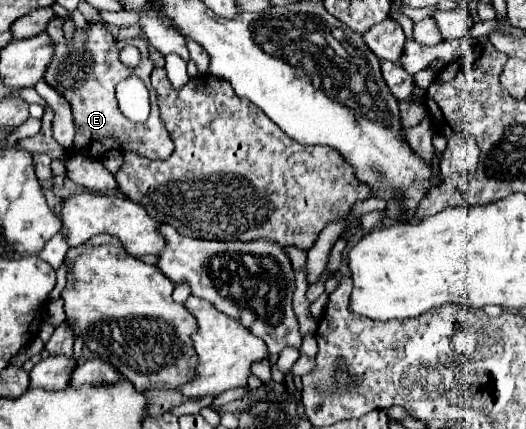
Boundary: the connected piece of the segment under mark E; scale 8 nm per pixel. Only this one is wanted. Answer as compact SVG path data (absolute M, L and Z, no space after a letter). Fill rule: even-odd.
M62 18L52 20L52 24L48 24L46 32L52 36L52 42L56 44L56 56L54 56L52 64L48 66L44 80L52 88L62 92L72 106L72 114L74 114L74 122L76 122L74 152L86 154L88 158L96 158L96 160L104 158L102 154L106 154L110 150L120 150L120 152L134 150L142 156L148 156L150 160L168 158L174 148L172 148L170 134L168 134L168 130L164 130L164 124L160 120L156 90L150 84L150 72L152 72L154 64L148 60L148 44L142 38L128 38L124 42L118 42L116 38L112 38L112 34L102 24L94 24L86 32L76 30L74 40L66 42L62 36ZM126 44L132 44L140 50L140 64L136 68L128 68L120 62L120 50ZM132 74L138 76L150 92L152 110L150 110L148 120L142 124L128 120L120 112L120 106L116 100L118 80L124 80Z

